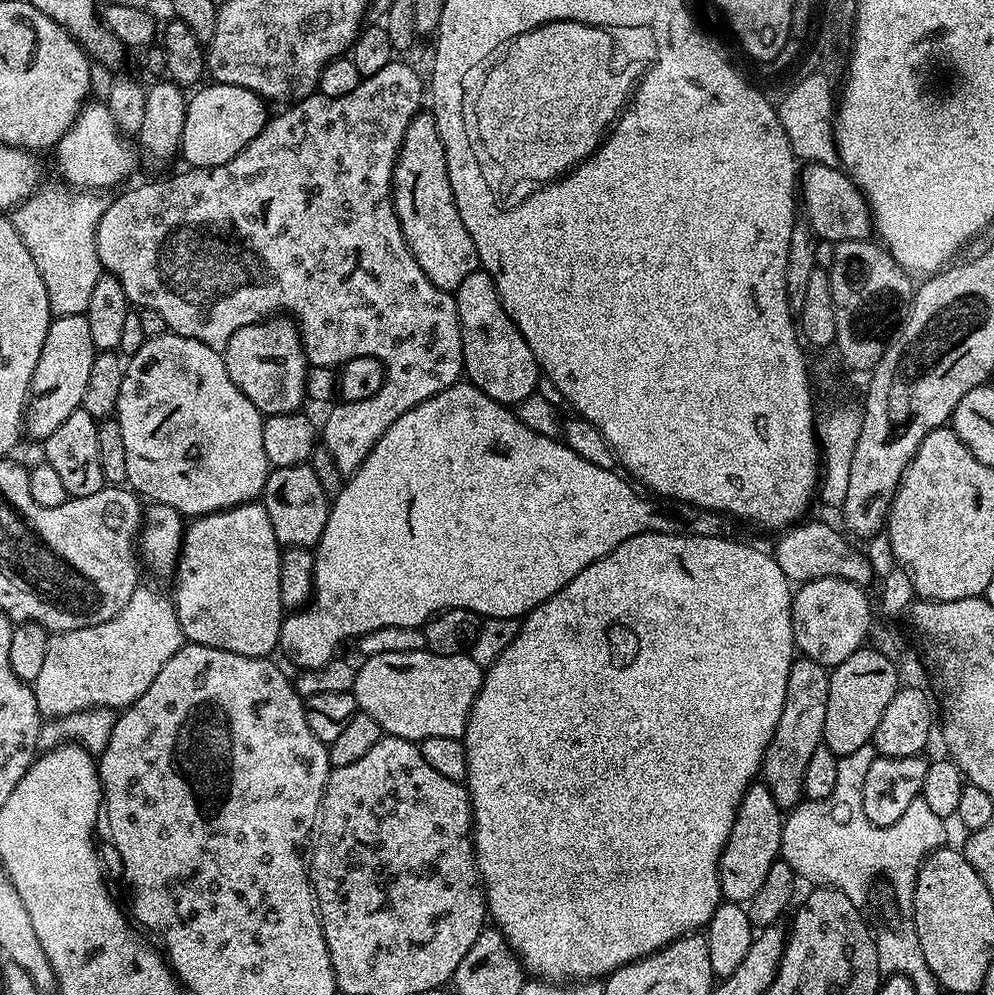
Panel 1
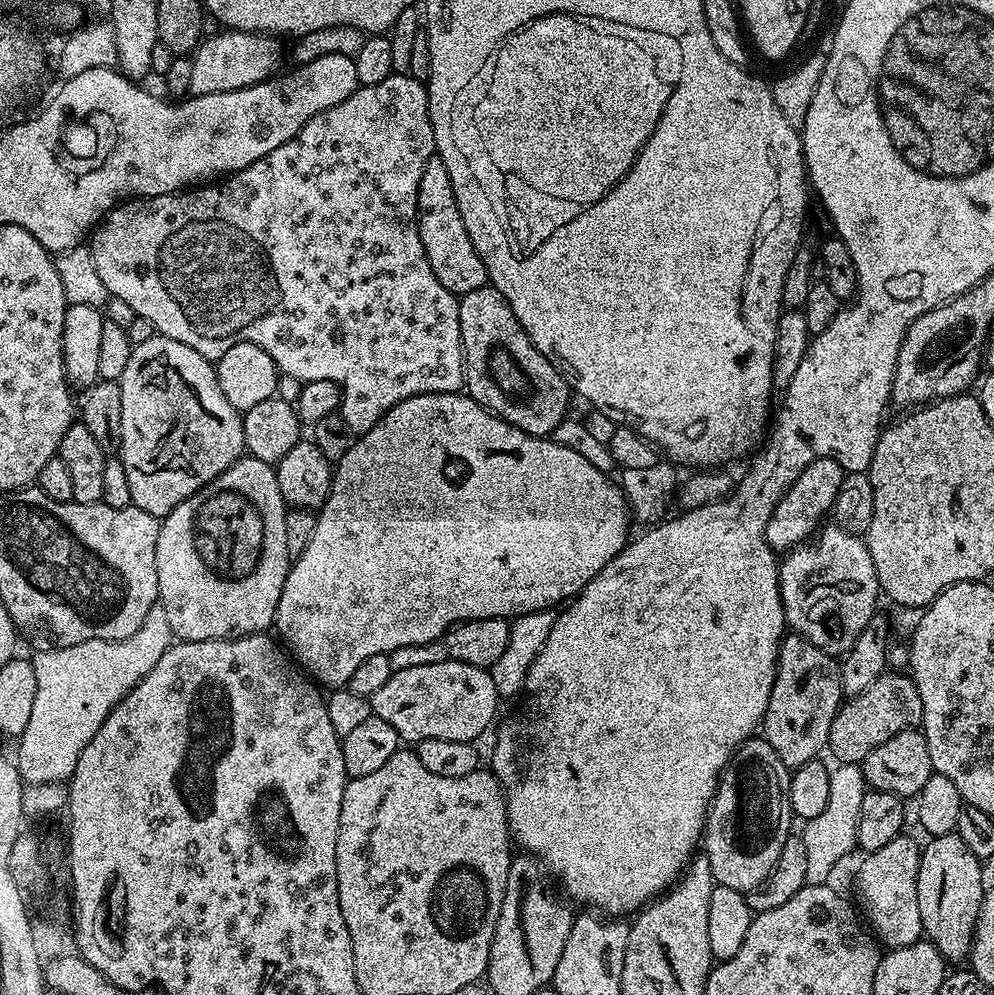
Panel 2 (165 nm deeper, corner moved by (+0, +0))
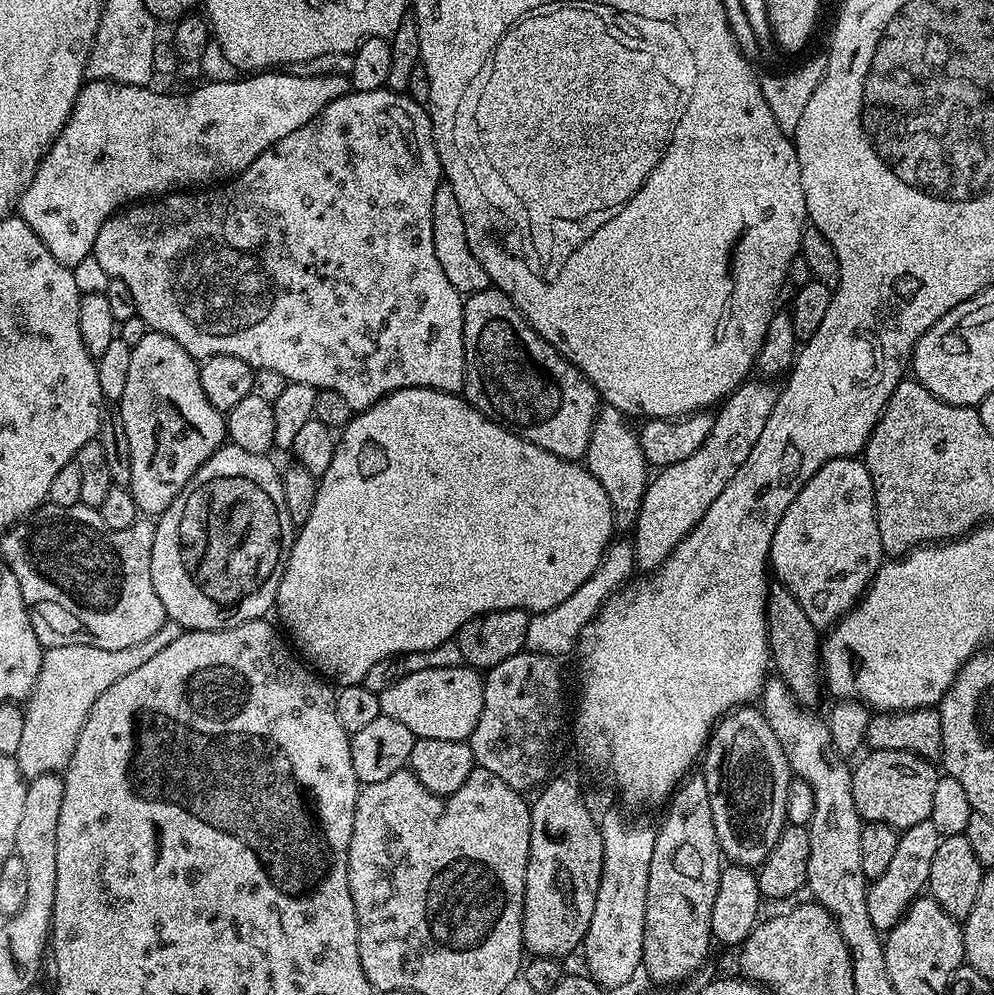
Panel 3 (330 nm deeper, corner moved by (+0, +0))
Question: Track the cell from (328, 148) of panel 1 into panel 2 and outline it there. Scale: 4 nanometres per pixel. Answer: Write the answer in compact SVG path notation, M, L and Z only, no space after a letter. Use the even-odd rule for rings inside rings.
M410 74L387 76L382 82L357 88L354 94L350 94L350 98L346 98L346 102L338 102L338 106L330 106L330 110L322 110L317 116L310 118L310 122L306 122L306 126L302 126L302 130L298 130L298 134L294 134L294 138L290 138L290 142L282 142L282 146L278 146L278 150L270 150L270 154L258 158L258 162L246 166L240 172L232 173L231 176L221 179L219 182L212 182L207 186L196 186L191 190L170 192L166 196L129 198L117 204L91 233L90 251L94 258L94 267L98 269L98 278L102 278L102 286L106 286L109 296L122 298L122 302L127 302L136 316L148 319L155 326L159 335L174 338L174 342L182 342L182 346L190 346L190 350L198 350L198 354L202 354L207 360L215 362L220 359L222 354L226 354L226 350L230 350L230 346L234 346L238 342L250 342L254 346L262 346L262 350L266 350L266 354L270 354L270 358L274 358L277 368L283 374L294 374L294 378L298 378L301 382L329 380L339 384L341 394L339 415L344 417L346 426L353 434L363 434L372 429L398 402L402 402L406 398L435 392L460 392L466 384L464 347L460 341L460 301L453 292L446 290L446 286L442 286L442 282L438 282L438 278L434 278L434 270L430 270L430 258L426 258L426 250L422 246L420 237L420 221L416 207L418 190L422 182L422 174L426 170L426 162L430 162L430 158L435 152L434 130L428 113L427 87Z

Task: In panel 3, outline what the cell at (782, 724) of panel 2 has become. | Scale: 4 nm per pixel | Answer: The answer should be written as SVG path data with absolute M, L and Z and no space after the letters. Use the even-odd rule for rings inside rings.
M776 586L768 594L768 651L771 663L778 671L779 679L786 682L793 698L803 707L812 710L820 700L822 692L822 636L815 626L806 618L806 610L788 589Z

